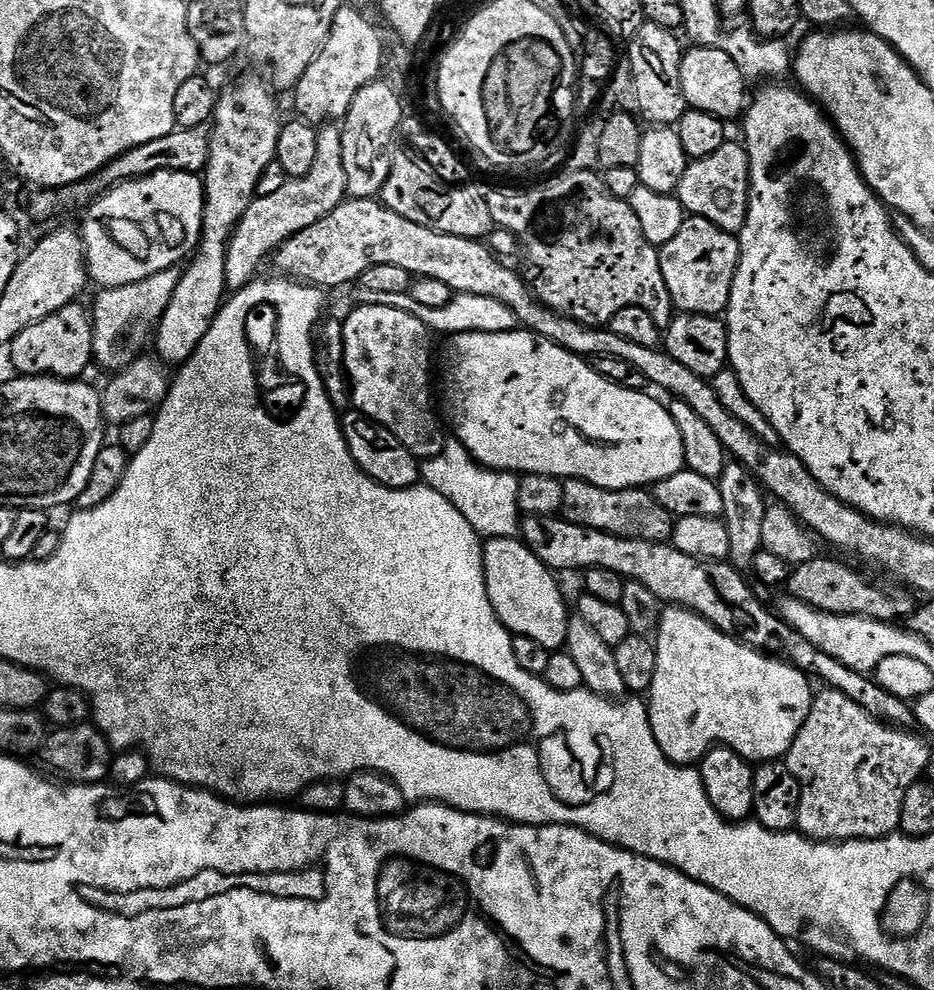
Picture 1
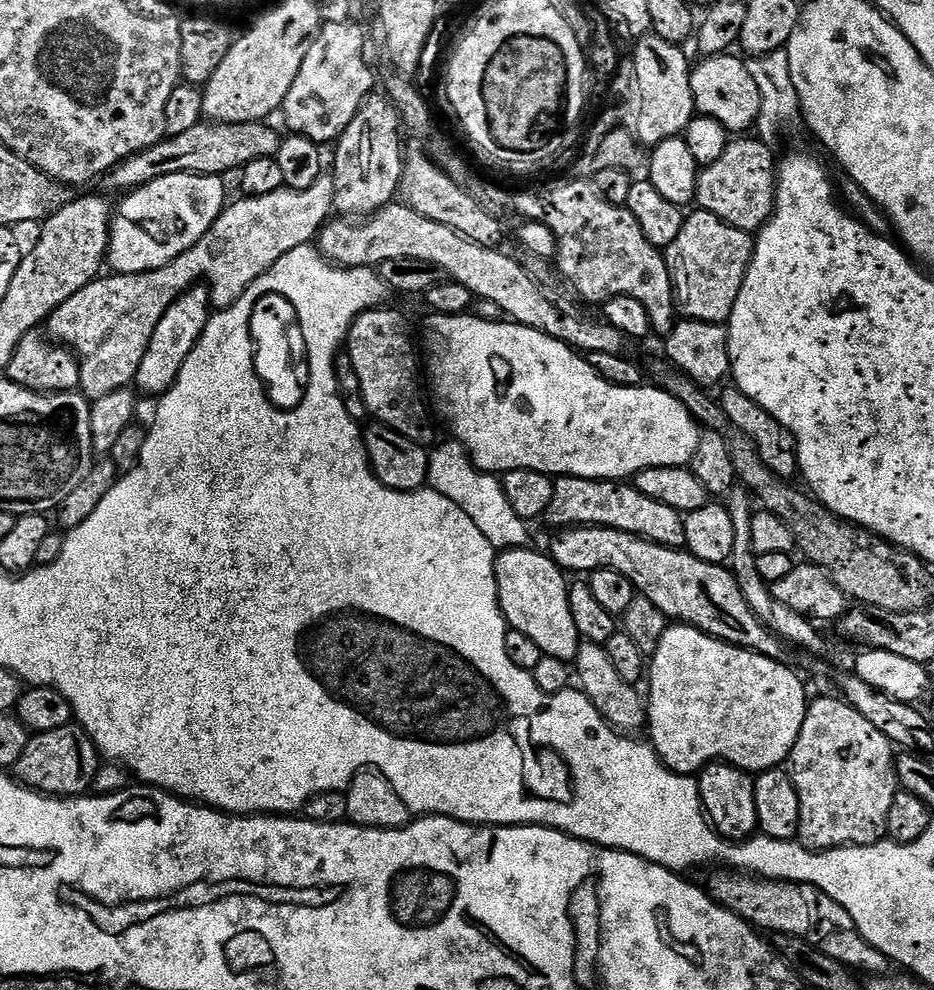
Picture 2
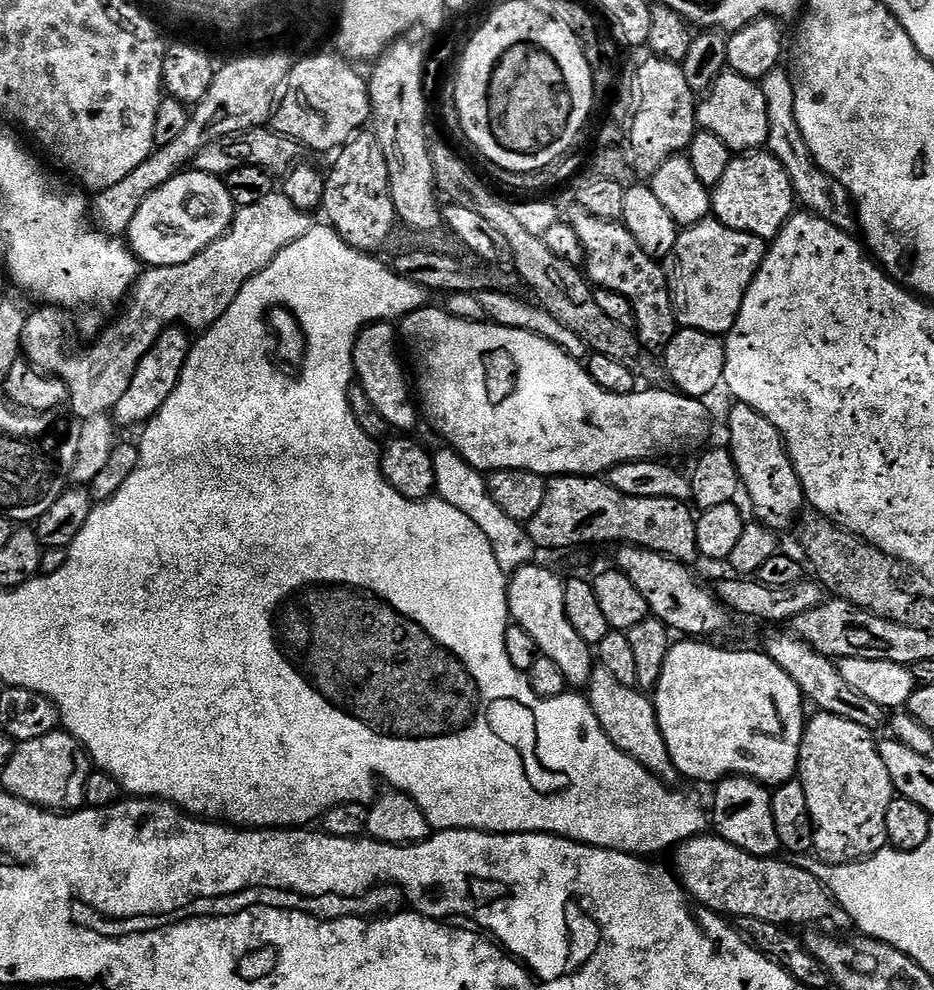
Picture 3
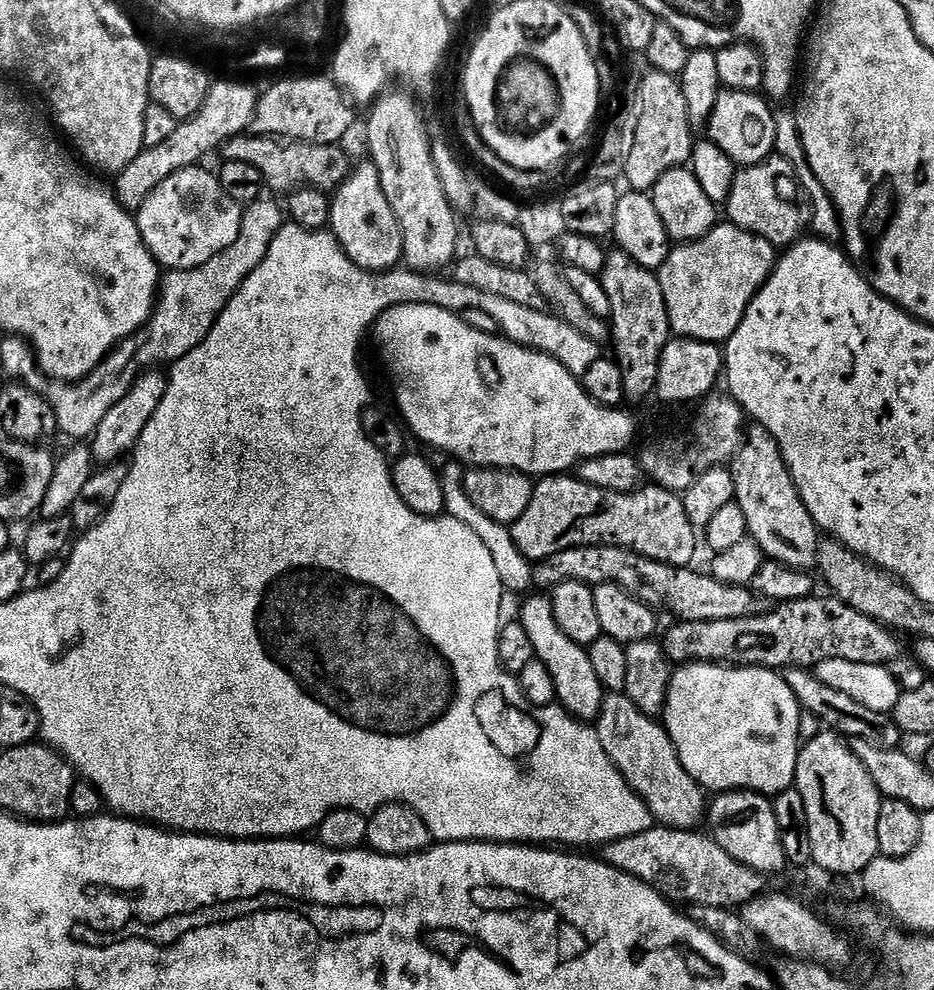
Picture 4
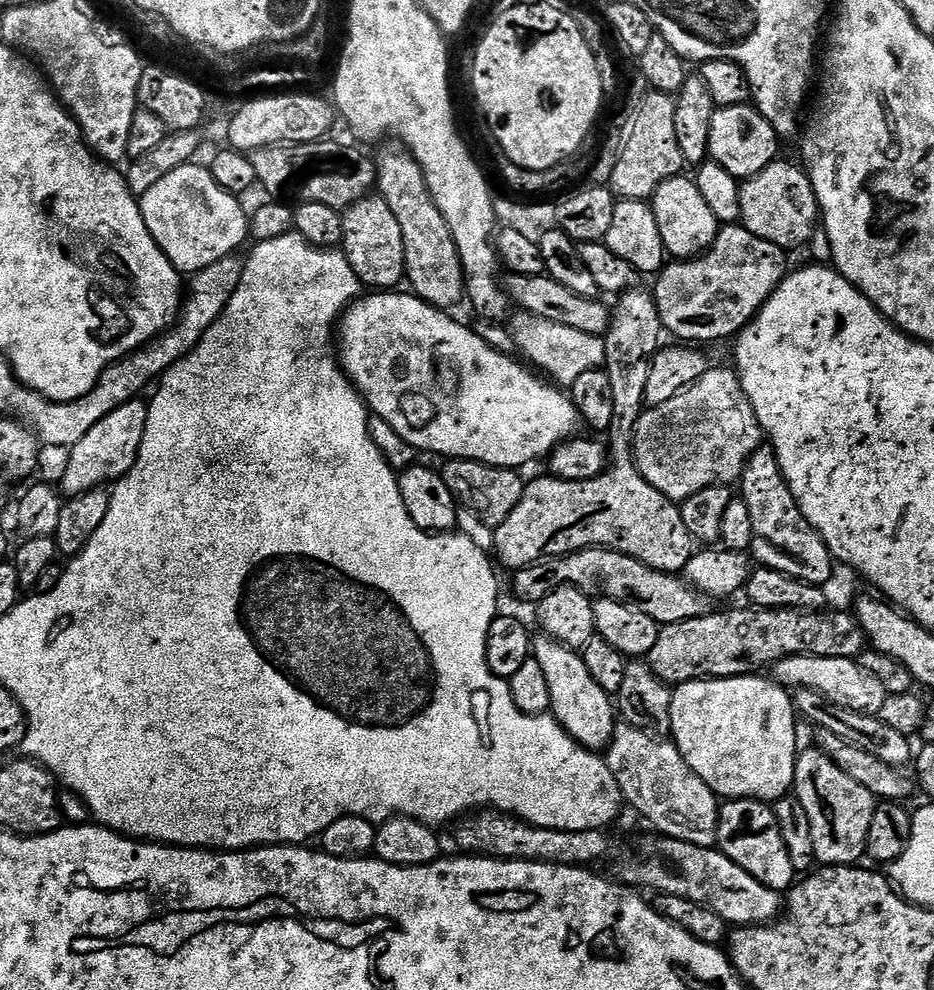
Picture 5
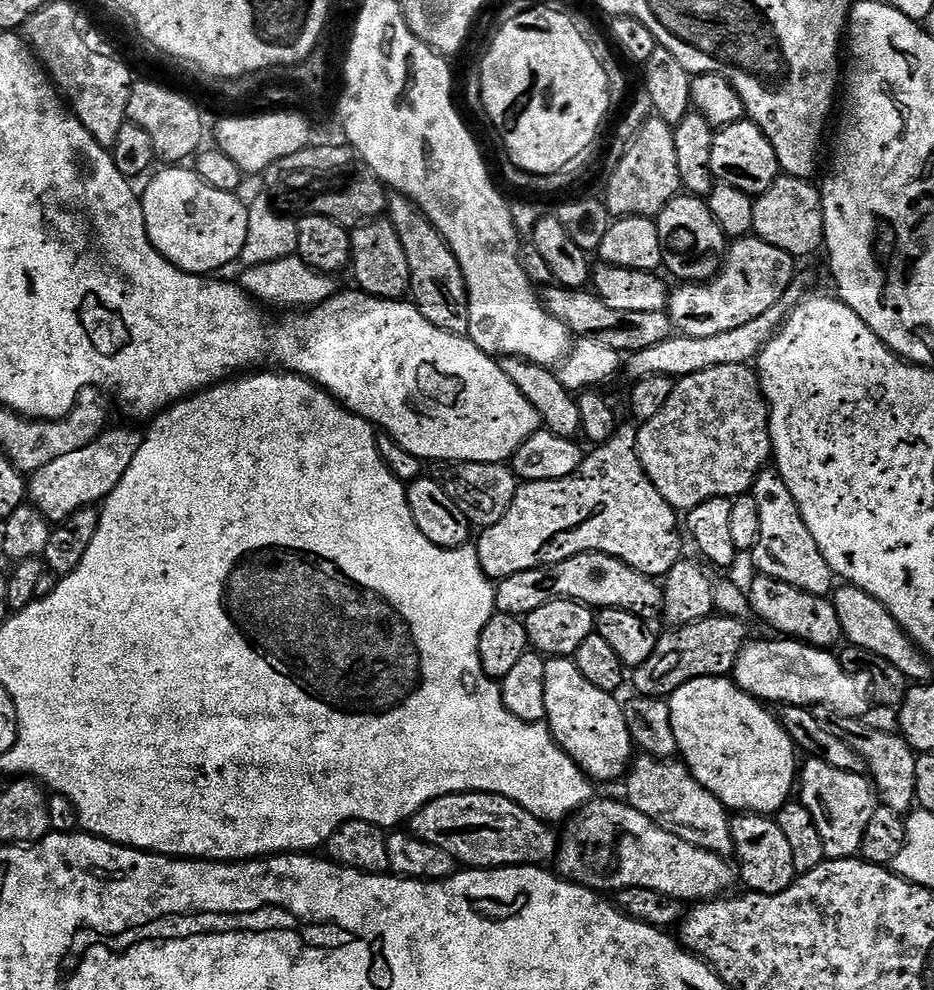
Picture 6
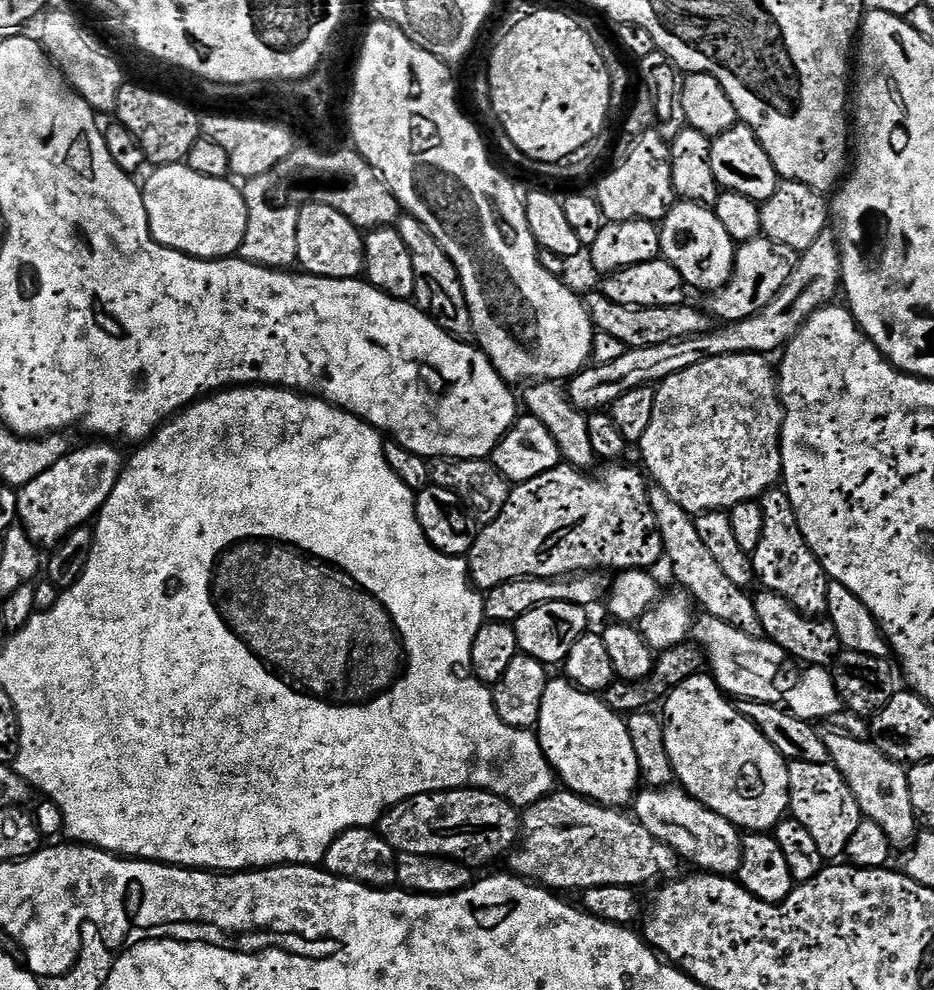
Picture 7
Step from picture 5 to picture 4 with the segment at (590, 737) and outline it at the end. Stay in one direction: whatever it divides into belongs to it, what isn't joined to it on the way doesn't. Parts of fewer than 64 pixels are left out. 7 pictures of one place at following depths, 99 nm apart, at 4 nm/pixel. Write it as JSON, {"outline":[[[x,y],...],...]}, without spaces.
{"outline":[[[532,594],[525,600],[528,601],[521,606],[518,619],[522,626],[526,626],[526,635],[534,645],[536,659],[540,660],[554,677],[554,690],[559,707],[567,710],[577,720],[595,721],[602,710],[606,693],[602,682],[598,682],[598,674],[594,674],[594,665],[588,657],[587,647],[578,642],[570,642],[570,638],[562,634],[562,626],[558,626],[554,618],[554,606],[547,595]]]}

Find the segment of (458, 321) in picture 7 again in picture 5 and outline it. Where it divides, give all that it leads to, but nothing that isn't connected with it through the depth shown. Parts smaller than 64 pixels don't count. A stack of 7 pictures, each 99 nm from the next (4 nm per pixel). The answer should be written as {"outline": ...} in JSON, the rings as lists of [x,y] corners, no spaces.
{"outline":[[[396,147],[384,148],[380,156],[375,157],[376,188],[402,229],[402,246],[406,246],[407,287],[427,304],[441,310],[452,310],[466,296],[466,277],[454,234],[450,234],[450,226],[434,202],[418,162],[411,152]]]}

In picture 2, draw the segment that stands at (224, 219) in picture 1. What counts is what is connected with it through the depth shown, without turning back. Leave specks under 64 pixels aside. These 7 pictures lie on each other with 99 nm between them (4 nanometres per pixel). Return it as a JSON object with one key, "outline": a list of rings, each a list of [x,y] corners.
{"outline":[[[197,286],[183,292],[172,303],[170,310],[162,314],[162,322],[158,322],[154,338],[150,338],[150,346],[146,346],[142,366],[138,366],[138,374],[134,381],[135,387],[141,393],[144,391],[148,396],[159,398],[176,385],[178,374],[182,374],[182,366],[186,366],[186,358],[190,358],[194,346],[206,330],[211,308],[212,297],[207,287]]]}

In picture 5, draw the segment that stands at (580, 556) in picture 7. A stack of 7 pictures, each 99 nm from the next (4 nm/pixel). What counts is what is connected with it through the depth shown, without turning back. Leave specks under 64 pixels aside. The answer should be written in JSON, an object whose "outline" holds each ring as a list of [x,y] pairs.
{"outline":[[[637,286],[621,295],[614,304],[610,316],[608,331],[604,333],[606,358],[603,370],[610,374],[612,396],[614,398],[614,422],[610,429],[610,463],[600,475],[589,480],[558,480],[551,474],[543,474],[537,480],[529,479],[524,486],[524,496],[510,510],[510,518],[494,529],[496,533],[495,559],[505,564],[509,570],[525,568],[539,560],[553,556],[565,556],[583,548],[613,548],[627,556],[633,556],[638,562],[650,566],[659,572],[673,574],[683,573],[686,562],[690,562],[694,551],[694,541],[690,530],[686,530],[686,522],[682,522],[680,504],[663,496],[636,469],[636,459],[632,457],[632,435],[636,429],[638,418],[645,410],[646,381],[650,375],[650,366],[657,352],[662,347],[660,336],[664,332],[664,324],[660,321],[656,297],[651,291],[643,292]]]}

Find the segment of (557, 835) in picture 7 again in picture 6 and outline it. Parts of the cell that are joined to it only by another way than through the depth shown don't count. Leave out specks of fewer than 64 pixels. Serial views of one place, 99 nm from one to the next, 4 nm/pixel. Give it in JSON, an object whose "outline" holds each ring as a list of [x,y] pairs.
{"outline":[[[593,799],[591,804],[585,804],[577,815],[563,825],[564,836],[562,832],[554,861],[555,871],[563,879],[601,894],[619,894],[623,888],[641,888],[658,890],[658,894],[666,894],[681,902],[707,902],[723,897],[735,889],[732,887],[738,884],[737,869],[731,863],[728,865],[723,855],[695,848],[690,842],[682,842],[678,834],[662,830],[653,820],[646,818],[646,814],[642,814],[623,799],[620,800]]]}

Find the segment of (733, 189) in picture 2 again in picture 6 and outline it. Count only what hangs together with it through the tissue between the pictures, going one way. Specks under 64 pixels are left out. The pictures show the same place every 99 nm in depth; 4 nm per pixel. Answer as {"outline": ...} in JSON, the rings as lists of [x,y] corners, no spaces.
{"outline":[[[781,174],[766,191],[753,199],[752,232],[756,239],[786,250],[794,258],[821,251],[824,243],[824,211],[819,187],[807,179]]]}

